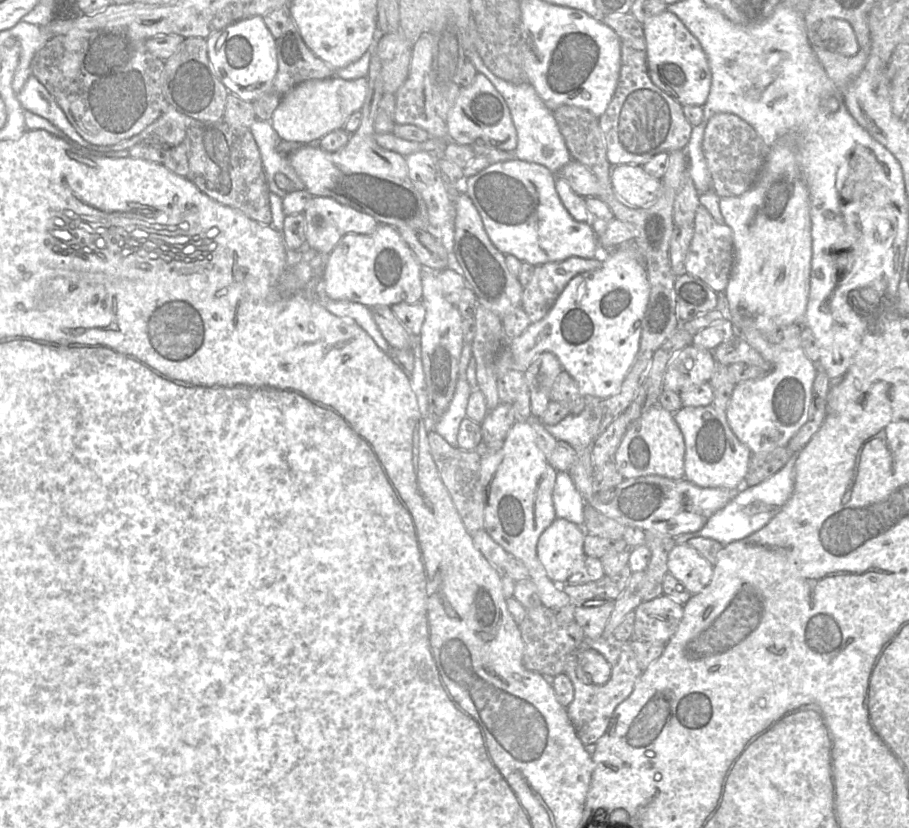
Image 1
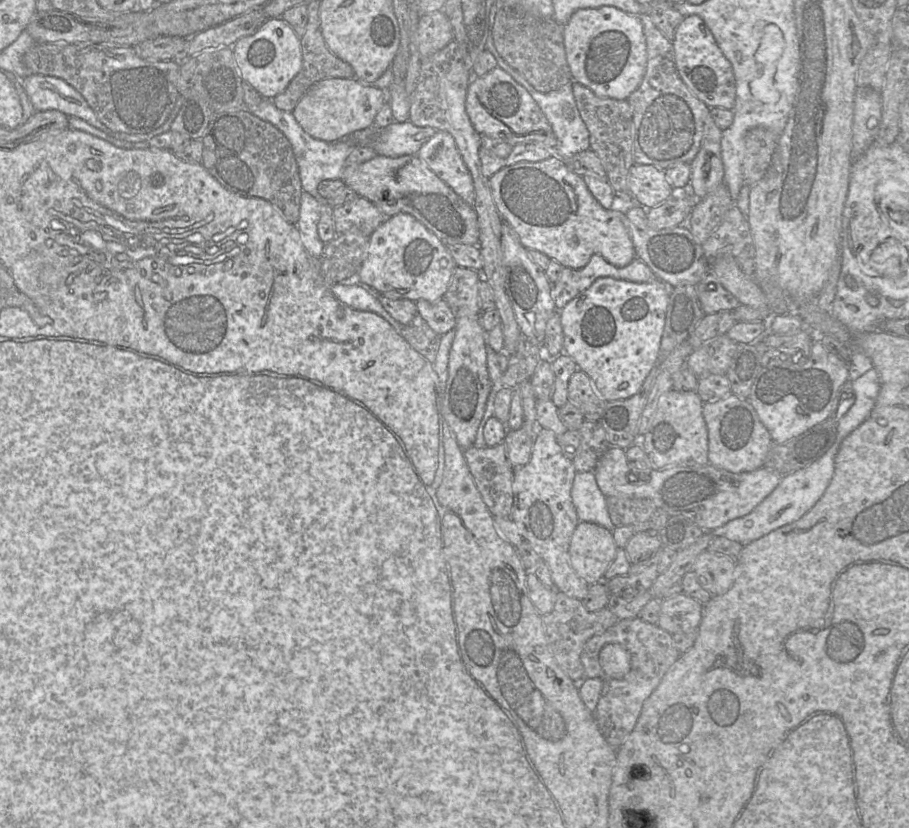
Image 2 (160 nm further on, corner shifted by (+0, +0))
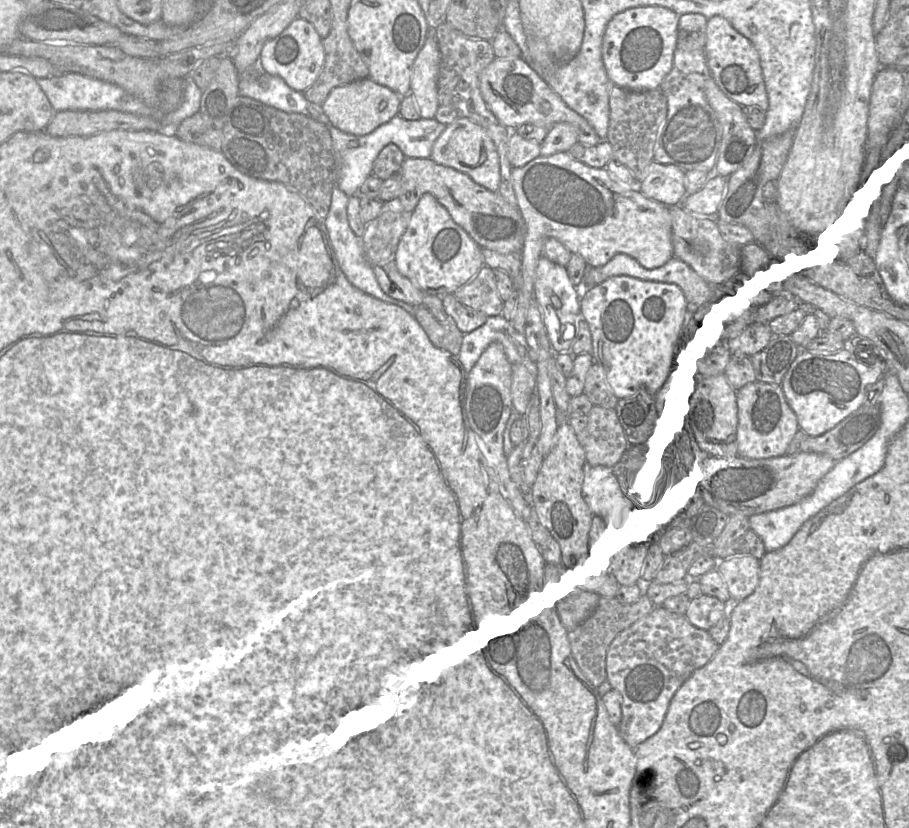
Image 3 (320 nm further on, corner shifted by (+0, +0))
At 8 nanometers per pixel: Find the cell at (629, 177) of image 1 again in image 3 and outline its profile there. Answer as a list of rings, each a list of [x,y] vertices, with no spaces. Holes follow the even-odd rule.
[[[652,162],[638,181],[641,193],[666,206],[680,205],[686,197],[685,170],[674,165]]]

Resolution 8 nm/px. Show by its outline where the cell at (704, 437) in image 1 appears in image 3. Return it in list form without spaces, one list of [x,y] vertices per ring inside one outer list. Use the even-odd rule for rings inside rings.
[[[755,380],[736,390],[736,396],[737,455],[747,459],[765,459],[785,454],[800,428],[797,416],[789,406],[781,385]]]

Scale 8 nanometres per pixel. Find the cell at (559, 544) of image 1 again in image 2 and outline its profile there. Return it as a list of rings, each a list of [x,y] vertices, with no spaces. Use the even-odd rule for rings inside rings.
[[[579,522],[570,541],[571,565],[589,585],[604,580],[619,547],[612,530],[588,522]]]

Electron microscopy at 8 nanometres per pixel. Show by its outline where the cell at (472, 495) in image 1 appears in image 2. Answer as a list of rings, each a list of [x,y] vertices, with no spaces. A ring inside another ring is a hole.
[[[503,443],[464,449],[464,457],[481,497],[493,517],[509,517],[514,503],[514,468]]]

